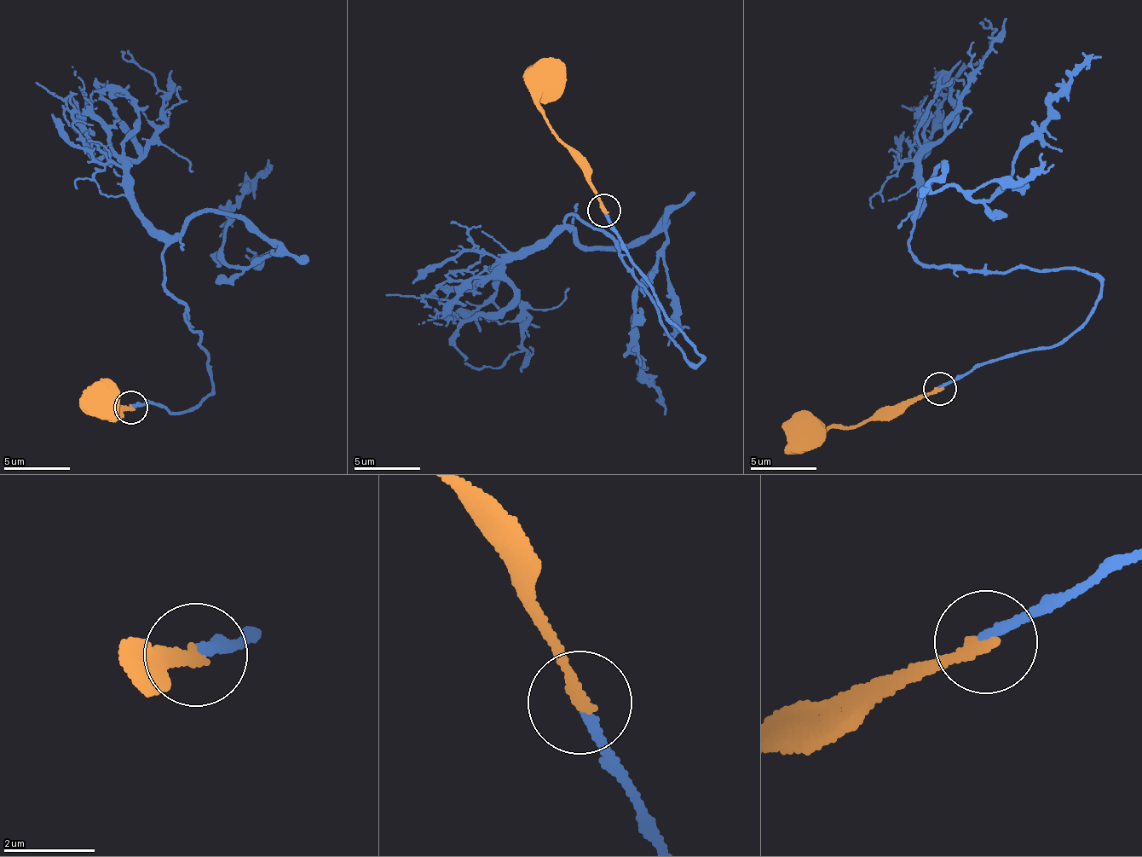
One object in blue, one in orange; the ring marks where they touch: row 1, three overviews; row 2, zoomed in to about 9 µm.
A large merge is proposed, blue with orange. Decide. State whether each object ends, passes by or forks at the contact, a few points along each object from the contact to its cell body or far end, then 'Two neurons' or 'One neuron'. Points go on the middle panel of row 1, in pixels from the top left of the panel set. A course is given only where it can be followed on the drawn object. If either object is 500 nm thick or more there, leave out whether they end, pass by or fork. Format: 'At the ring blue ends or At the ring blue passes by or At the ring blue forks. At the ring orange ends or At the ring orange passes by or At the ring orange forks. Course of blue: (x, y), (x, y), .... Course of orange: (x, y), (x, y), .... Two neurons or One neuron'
At the ring blue ends. At the ring orange ends. Course of blue: (604, 211), (702, 358), (675, 340), (607, 233), (562, 221), (593, 248), (666, 235), (630, 334), (664, 414). Course of orange: (604, 211), (533, 99), (537, 71), (552, 60). Two neurons

